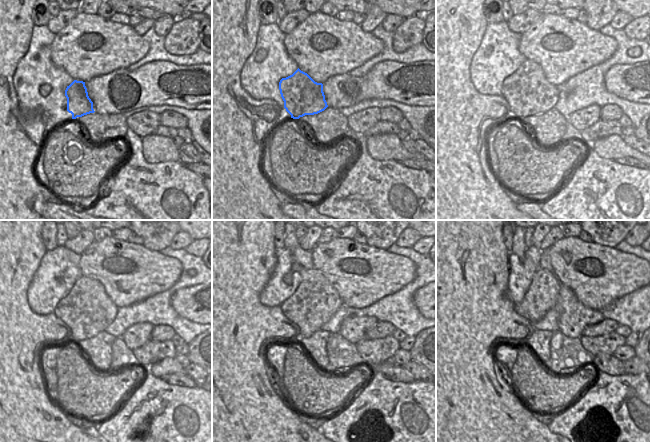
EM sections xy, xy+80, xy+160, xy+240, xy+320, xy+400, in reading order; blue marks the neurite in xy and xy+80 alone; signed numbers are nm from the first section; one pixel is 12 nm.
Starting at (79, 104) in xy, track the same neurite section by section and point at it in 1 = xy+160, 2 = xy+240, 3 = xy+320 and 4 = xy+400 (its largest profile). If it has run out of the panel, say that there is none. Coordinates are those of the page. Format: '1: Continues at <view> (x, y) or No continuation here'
1: Continues at xy+160 (527, 91)
2: Continues at xy+240 (87, 310)
3: Continues at xy+320 (315, 301)
4: Continues at xy+400 (543, 293).

